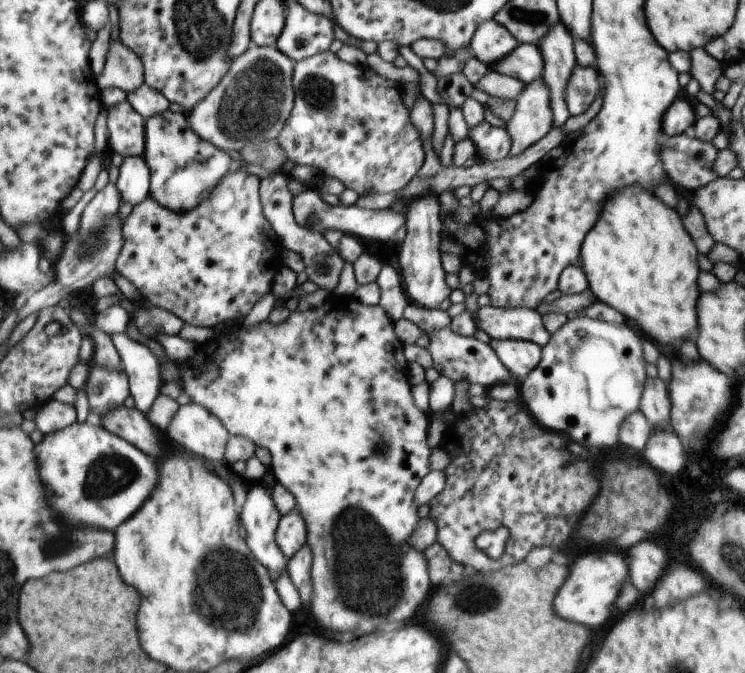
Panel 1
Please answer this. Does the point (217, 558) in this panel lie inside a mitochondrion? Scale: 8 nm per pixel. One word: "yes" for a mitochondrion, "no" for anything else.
yes

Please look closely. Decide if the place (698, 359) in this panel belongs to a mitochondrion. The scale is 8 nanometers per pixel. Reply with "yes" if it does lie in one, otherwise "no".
no

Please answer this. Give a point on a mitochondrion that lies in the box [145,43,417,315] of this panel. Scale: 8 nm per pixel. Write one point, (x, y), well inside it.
(248, 107)

